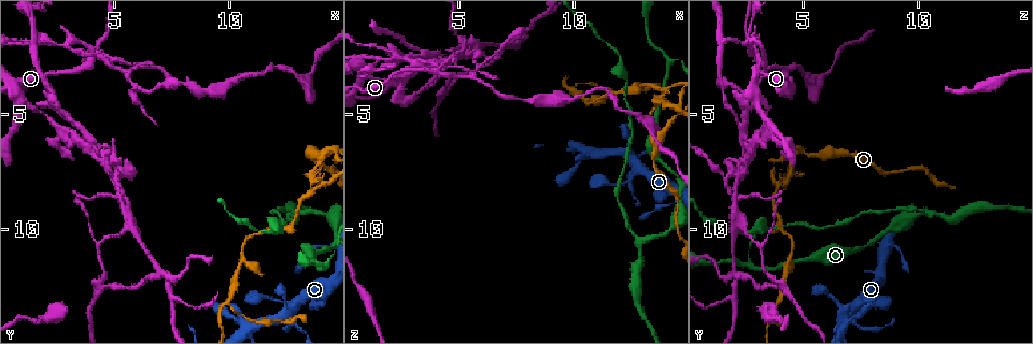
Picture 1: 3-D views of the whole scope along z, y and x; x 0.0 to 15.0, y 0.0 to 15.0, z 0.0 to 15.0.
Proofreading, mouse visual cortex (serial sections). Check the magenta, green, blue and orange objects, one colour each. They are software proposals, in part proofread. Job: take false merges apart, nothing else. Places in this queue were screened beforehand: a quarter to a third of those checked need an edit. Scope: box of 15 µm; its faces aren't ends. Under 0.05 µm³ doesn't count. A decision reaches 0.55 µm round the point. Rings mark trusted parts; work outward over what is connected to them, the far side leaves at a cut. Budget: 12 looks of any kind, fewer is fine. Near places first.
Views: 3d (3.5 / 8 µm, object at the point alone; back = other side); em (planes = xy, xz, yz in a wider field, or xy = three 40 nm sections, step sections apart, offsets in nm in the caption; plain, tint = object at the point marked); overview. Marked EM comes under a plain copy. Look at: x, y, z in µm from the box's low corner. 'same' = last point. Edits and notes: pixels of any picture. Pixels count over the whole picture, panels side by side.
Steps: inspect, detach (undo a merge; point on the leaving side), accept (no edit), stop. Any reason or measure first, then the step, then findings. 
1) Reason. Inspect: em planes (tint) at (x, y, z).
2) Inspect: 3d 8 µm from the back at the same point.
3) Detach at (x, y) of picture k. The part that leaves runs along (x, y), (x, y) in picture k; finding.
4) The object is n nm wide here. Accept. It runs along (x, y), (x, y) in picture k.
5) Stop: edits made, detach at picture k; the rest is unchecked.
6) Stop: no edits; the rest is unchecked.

Two arms at a narrow angle. Inspect: 3d 3.5 µm at (12.9, 13.3, 7.4).

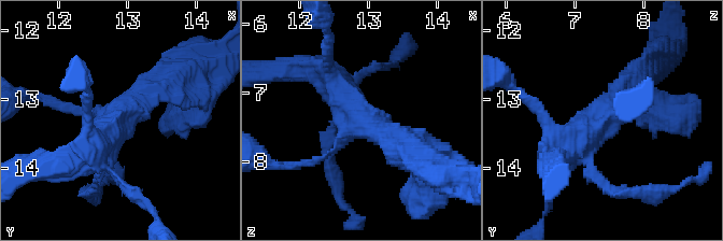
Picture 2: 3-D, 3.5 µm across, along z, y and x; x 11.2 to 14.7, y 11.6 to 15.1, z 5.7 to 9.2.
4 arms meet here; the arms are 100, 150, 350, 400 nm wide. Inspect: em xy step 3 (tint) at (12.85, 13.20, 7.40).

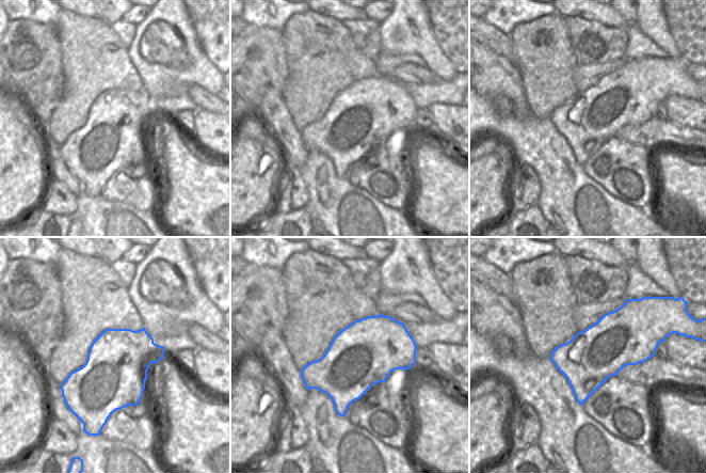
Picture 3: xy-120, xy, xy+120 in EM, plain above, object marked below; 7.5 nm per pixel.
Accept. It runs along (169, 75), (126, 108), (83, 161) in picture 2; one cell here.

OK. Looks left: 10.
Inspect: 3d 3.5 µm at (14.1, 11.6, 2.8).

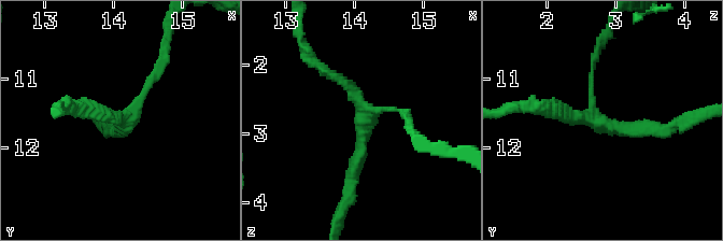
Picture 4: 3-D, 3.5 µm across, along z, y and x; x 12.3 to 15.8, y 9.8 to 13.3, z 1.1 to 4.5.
Inspect: em xy step 3 (tint) at (14.15, 11.60, 2.80).

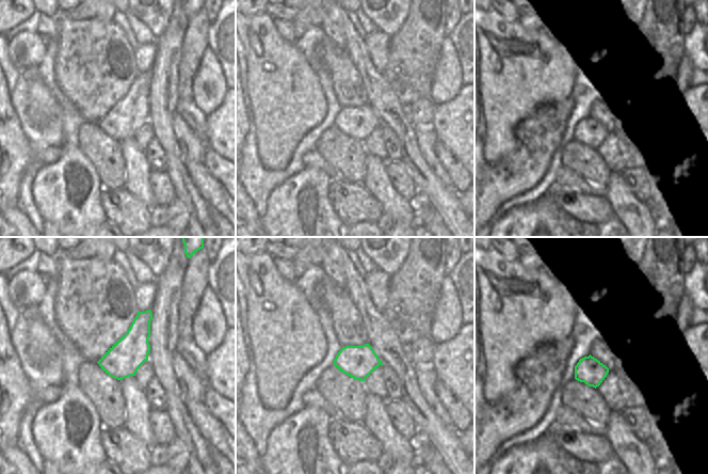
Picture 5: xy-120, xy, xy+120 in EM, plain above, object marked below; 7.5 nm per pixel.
The object is 260 nm wide here. Accept. It runs along (667, 129), (620, 129), (551, 107) in picture 4; all the same cell.

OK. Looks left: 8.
Abrupt turn. Inspect: 3d 3.5 µm at (11.0, 14.2, 6.7).

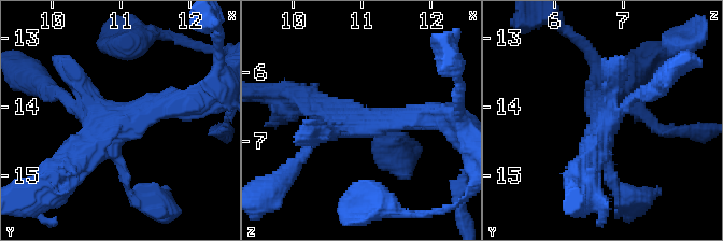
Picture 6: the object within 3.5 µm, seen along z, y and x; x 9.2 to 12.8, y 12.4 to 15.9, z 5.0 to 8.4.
Inspect: em xy step 5 (tint) at (10.95, 14.15, 6.70).

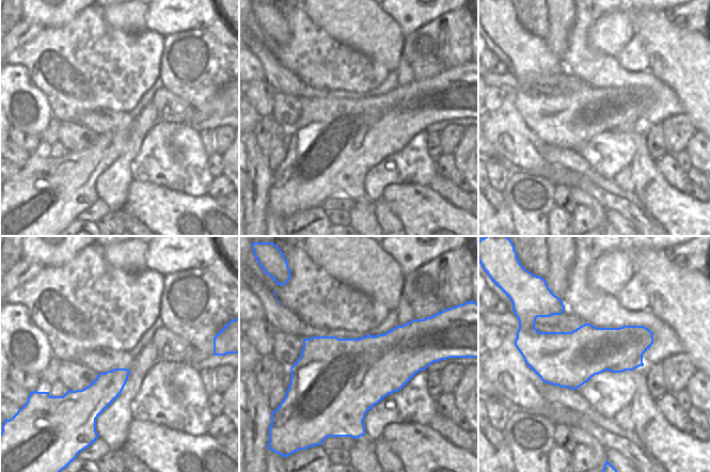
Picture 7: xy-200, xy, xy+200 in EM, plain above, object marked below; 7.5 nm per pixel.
Accept. It runs along (425, 117), (339, 126), (299, 158) in picture 6; continuous, no second cell.

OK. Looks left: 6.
Three-way junction. Inspect: 3d 3.5 µm at (13.1, 9.2, 10.5).

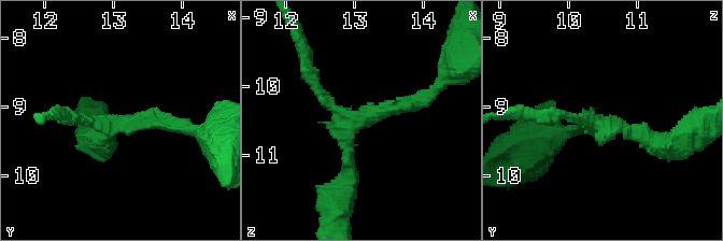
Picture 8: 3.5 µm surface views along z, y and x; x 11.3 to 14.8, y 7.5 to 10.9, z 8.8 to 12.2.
3 arms meet here; the arms are 150, 200, 200 nm wide; need the tissue. Inspect: em xy step 1 (tint) at (13.00, 9.25, 10.50).

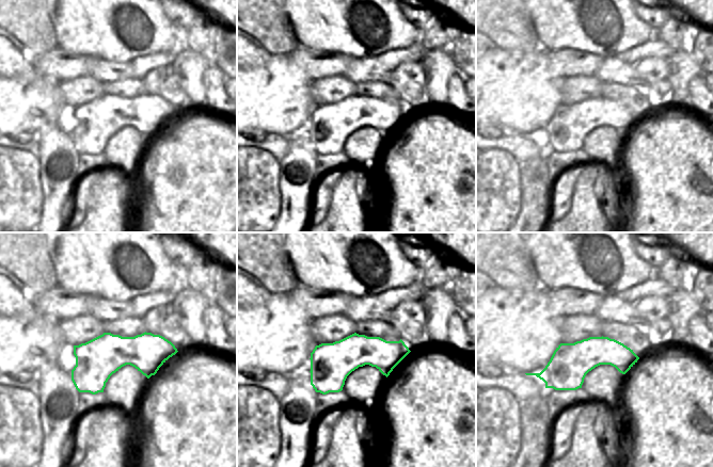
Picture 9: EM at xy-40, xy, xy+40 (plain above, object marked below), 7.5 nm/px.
The object is 300 nm wide here. Accept. It runs along (420, 101), (353, 121), (343, 186) in picture 8; continuous, no second cell.

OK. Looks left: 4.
Thick turns thin. Inspect: 3d 3.5 µm at (12.3, 10.0, 3.5).

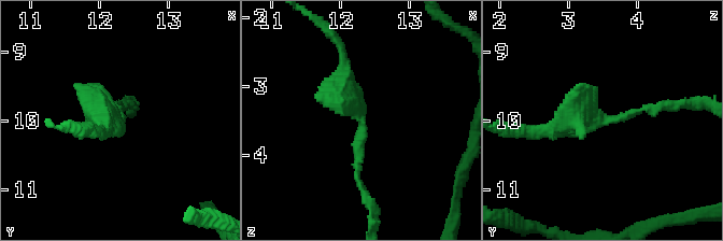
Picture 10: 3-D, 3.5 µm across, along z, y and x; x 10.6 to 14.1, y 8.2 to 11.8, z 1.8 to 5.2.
Inspect: em xy step 3 (tint) at (12.35, 10.00, 3.55).

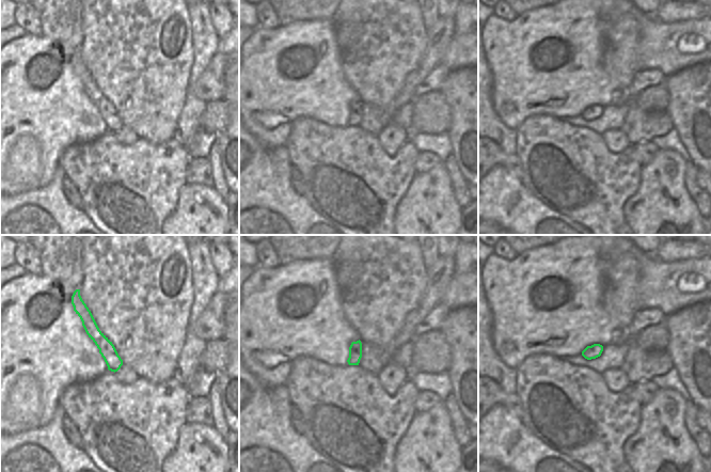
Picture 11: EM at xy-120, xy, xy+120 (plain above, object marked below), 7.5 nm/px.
Accept. It runs along (671, 104), (544, 127) in picture 10; all the same cell.

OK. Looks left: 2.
Stop: no edits; the rest is unchecked.

